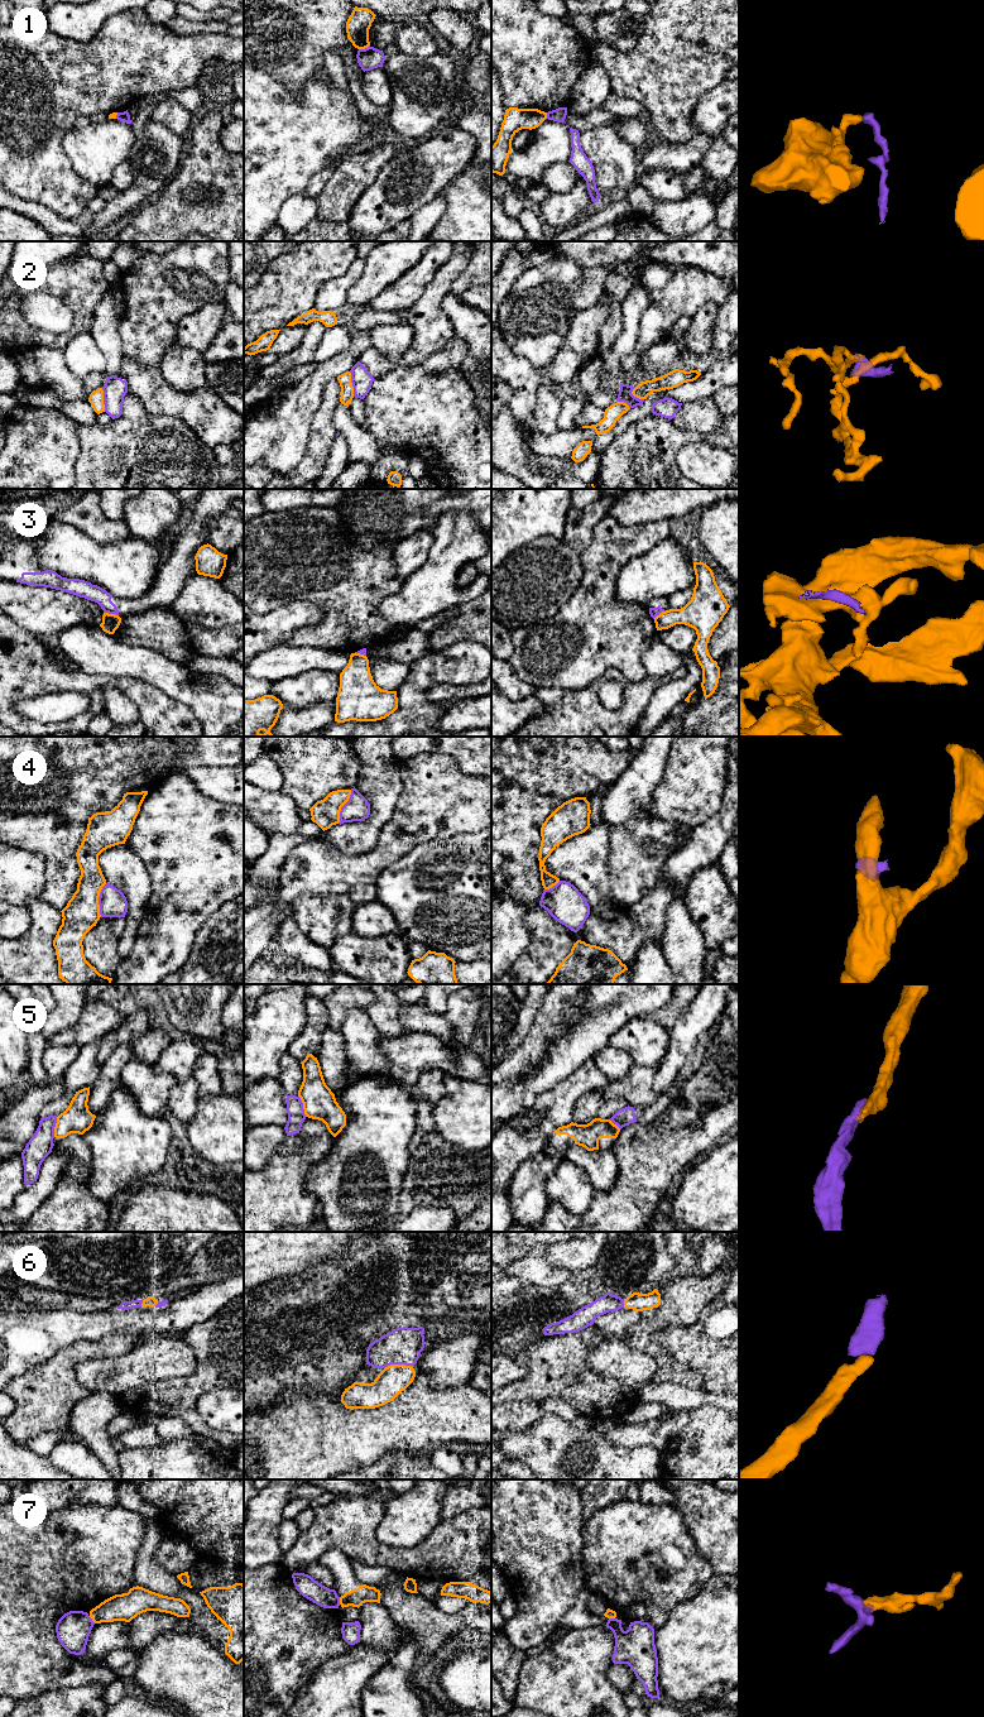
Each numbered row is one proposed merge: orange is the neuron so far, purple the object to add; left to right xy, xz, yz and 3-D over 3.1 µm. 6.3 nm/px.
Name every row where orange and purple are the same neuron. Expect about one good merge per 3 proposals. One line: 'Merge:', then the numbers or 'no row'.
Merge: 6

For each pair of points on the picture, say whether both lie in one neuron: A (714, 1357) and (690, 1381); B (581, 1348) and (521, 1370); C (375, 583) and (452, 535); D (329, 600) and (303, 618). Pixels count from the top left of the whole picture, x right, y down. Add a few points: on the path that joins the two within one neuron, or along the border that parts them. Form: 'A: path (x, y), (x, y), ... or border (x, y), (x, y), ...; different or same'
A: border (672, 1358), (694, 1368), (702, 1377), (702, 1386); different
B: border (513, 1356), (527, 1368), (527, 1372), (504, 1386); different
C: border (404, 581), (397, 591), (382, 602); different
D: border (289, 603), (313, 603), (321, 610), (324, 619); different

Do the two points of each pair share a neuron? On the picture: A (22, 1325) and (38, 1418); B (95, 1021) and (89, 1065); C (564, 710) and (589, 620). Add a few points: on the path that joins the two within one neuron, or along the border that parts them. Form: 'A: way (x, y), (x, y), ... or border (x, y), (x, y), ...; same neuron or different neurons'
A: border (56, 1355), (46, 1363), (37, 1365), (13, 1379); different neurons
B: border (99, 1040), (86, 1044), (81, 1049); different neurons
C: border (596, 679), (577, 689), (540, 689); different neurons

